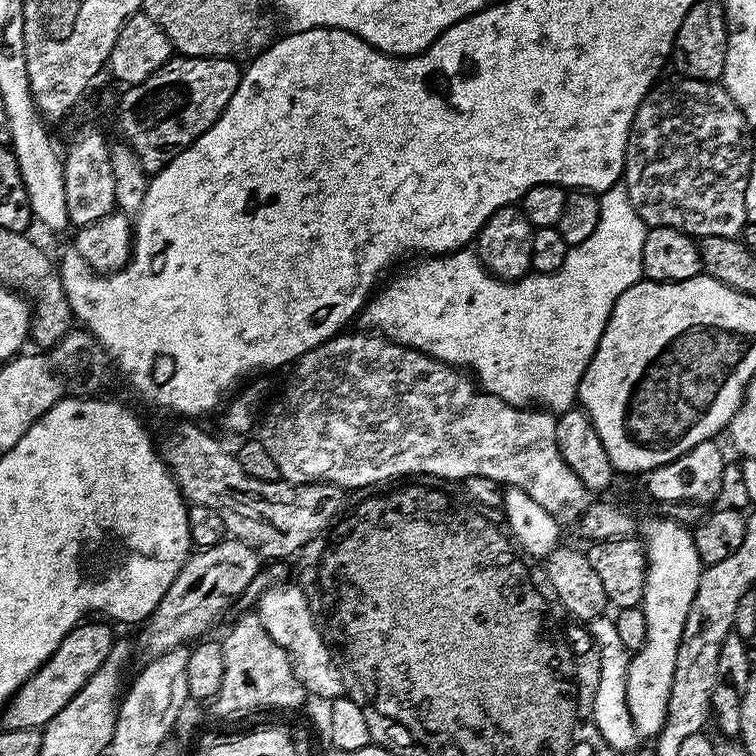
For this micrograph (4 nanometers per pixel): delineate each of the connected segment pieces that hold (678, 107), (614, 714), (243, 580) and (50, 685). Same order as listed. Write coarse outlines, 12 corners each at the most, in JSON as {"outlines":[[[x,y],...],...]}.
{"outlines":[[[723,83],[644,95],[622,183],[649,228],[739,237],[754,159]],[[615,619],[591,621],[600,654],[596,731],[621,754],[638,741],[626,702],[630,652]],[[229,536],[191,553],[134,639],[148,663],[205,637],[261,573]],[[81,622],[3,709],[5,729],[44,725],[94,678],[113,625]]]}

